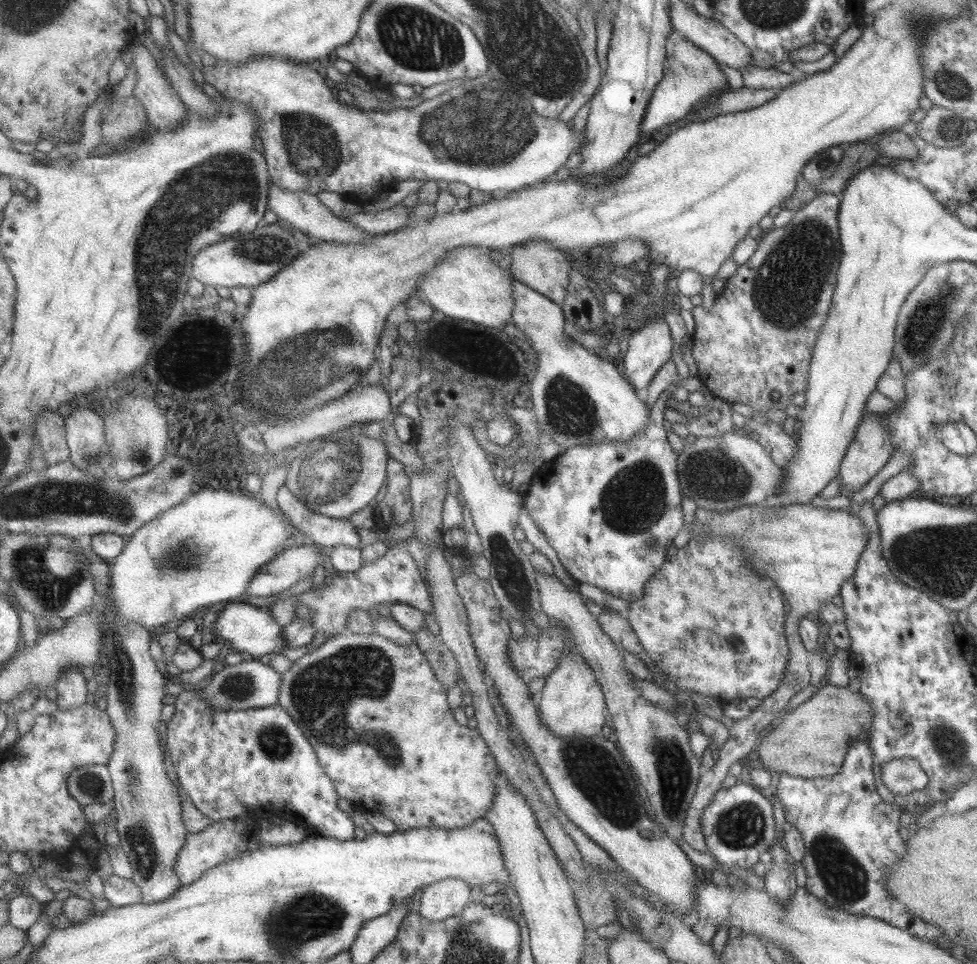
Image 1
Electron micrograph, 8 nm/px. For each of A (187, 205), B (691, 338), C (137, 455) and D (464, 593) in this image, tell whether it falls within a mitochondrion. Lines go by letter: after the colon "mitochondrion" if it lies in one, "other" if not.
A: mitochondrion
B: other
C: mitochondrion
D: other

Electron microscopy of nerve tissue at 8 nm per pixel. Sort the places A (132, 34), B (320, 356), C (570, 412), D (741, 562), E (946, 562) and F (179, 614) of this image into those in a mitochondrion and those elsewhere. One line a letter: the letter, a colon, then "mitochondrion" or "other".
A: other
B: mitochondrion
C: mitochondrion
D: other
E: mitochondrion
F: other

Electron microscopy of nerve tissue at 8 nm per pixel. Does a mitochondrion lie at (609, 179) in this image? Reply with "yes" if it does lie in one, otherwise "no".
no

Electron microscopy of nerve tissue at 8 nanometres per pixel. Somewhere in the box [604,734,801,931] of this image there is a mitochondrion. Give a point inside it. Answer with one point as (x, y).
(743, 826)

